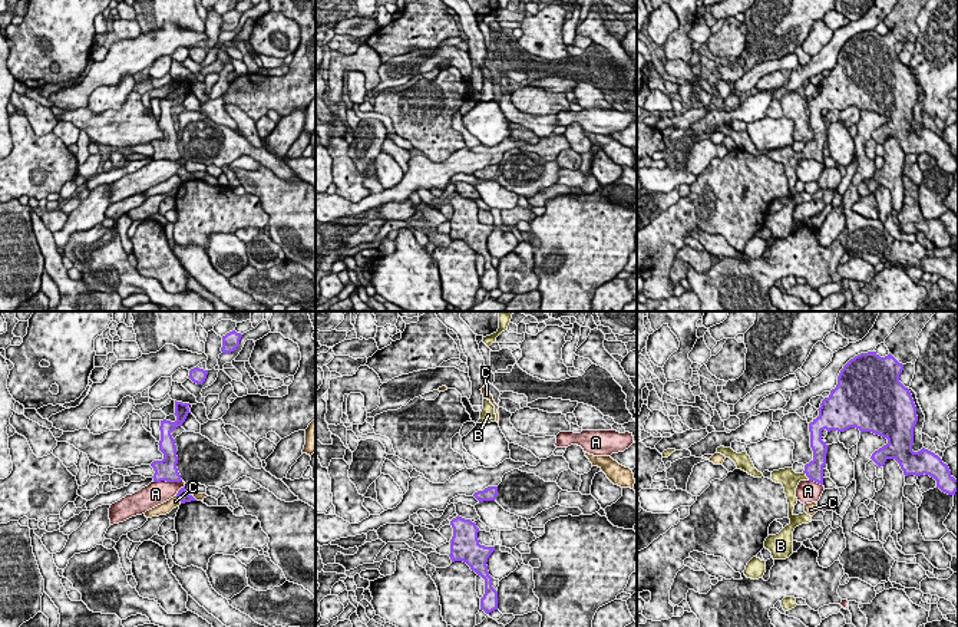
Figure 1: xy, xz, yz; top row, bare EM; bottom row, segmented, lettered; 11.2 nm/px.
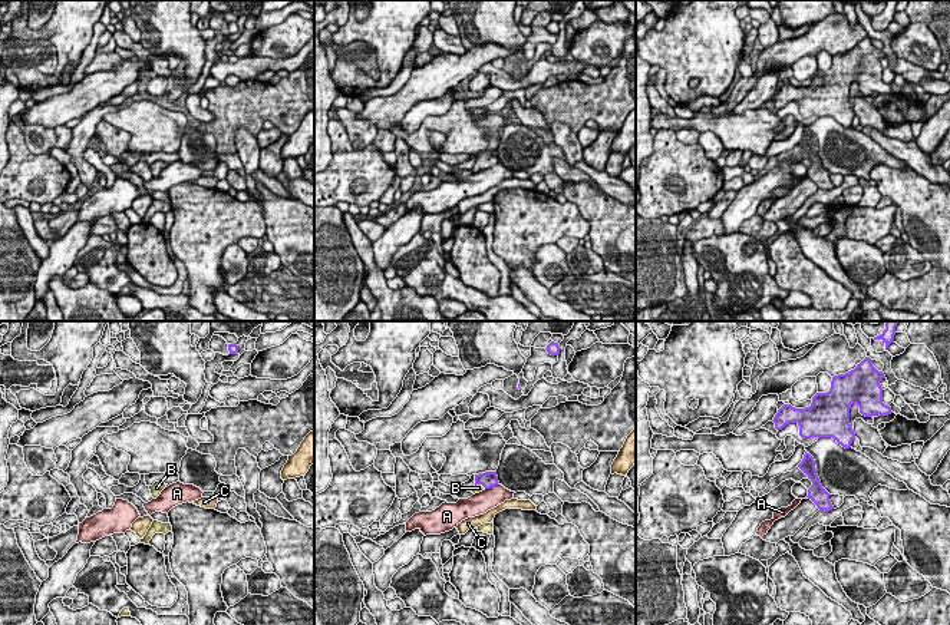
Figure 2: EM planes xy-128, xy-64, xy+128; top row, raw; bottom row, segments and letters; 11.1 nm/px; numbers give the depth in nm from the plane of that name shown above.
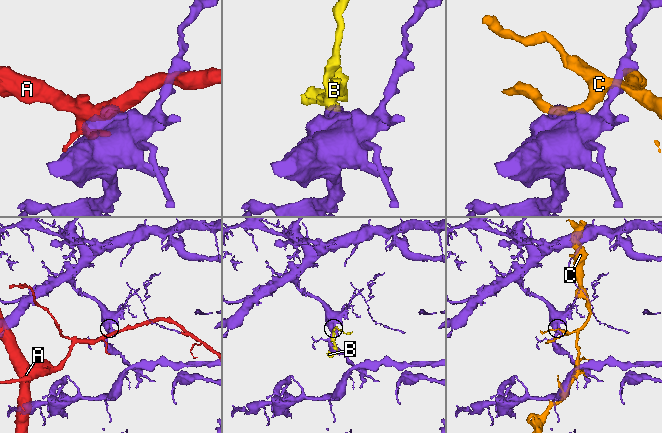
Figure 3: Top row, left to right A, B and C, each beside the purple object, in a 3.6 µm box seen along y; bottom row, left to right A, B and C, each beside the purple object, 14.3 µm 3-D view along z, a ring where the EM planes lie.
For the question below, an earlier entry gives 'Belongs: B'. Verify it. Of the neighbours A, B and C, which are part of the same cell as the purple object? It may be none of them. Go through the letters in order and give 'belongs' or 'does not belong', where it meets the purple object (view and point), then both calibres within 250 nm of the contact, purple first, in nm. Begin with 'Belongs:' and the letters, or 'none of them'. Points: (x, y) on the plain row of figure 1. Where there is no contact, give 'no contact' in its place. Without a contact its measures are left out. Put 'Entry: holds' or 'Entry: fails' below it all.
Belongs: B
A: does not belong; meets purple in xy at (167, 159); 240 nm thick on the purple side, 260 nm on the other
B: belongs; meets purple in yz at (806, 154); 200 nm thick on the purple side, 200 nm on the other
C: does not belong; meets purple in xy at (179, 177); 120 nm thick on the purple side, 130 nm on the other
Entry: holds

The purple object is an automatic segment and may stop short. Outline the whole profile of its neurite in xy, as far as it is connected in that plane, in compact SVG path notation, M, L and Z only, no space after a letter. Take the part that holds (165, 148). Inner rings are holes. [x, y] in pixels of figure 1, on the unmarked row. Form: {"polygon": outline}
{"polygon": "M175 79L175 95L176 99L171 100L171 99L161 99L161 119L159 119L159 129L163 132L163 138L162 139L153 139L151 142L151 145L153 146L155 152L153 152L153 161L161 161L161 159L166 159L166 161L181 161L181 154L178 151L176 142L178 142L178 135L176 135L176 123L175 123L175 118L172 116L171 110L178 106L182 105L182 102L185 100L186 95L191 92L189 90L189 82L182 82L182 80L176 80Z"}

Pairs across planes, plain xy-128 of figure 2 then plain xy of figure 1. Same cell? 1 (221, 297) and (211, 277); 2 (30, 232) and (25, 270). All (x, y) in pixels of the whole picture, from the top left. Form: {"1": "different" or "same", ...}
{"1": "same", "2": "different"}

